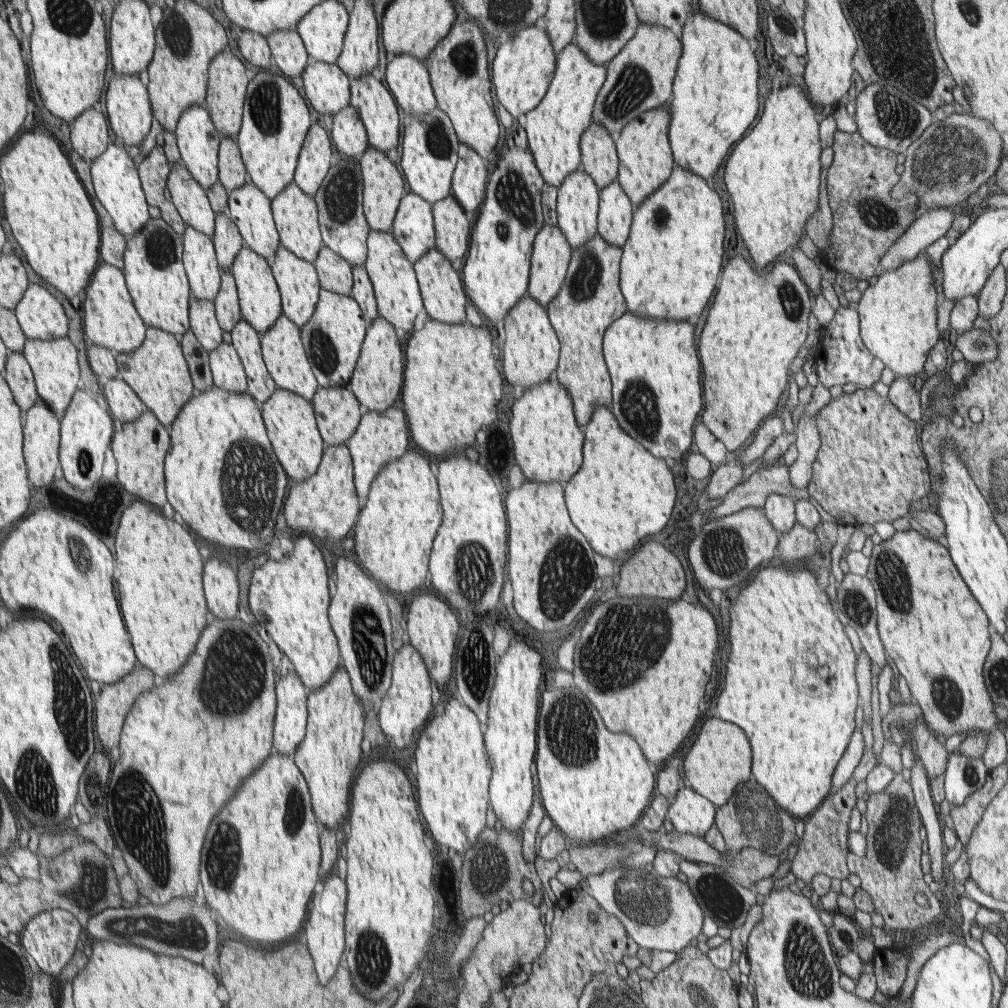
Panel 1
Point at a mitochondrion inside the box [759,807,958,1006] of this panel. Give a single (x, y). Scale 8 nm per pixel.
(808, 970)

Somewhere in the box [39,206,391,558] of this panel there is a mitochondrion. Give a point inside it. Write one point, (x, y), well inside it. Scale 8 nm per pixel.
(250, 480)

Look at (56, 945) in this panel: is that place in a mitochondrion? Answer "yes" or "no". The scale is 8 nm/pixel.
no

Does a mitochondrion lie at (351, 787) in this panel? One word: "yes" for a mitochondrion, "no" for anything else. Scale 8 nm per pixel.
no

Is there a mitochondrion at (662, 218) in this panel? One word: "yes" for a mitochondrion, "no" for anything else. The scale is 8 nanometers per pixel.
yes

